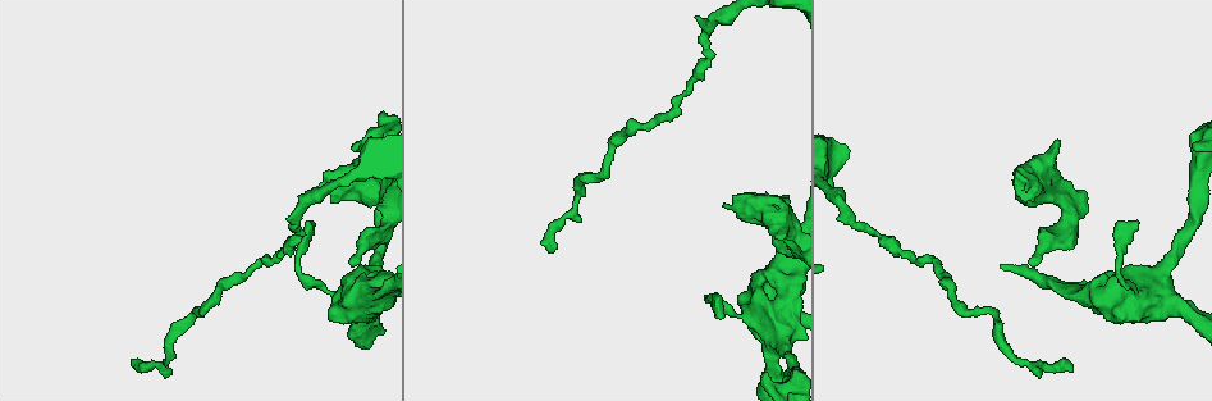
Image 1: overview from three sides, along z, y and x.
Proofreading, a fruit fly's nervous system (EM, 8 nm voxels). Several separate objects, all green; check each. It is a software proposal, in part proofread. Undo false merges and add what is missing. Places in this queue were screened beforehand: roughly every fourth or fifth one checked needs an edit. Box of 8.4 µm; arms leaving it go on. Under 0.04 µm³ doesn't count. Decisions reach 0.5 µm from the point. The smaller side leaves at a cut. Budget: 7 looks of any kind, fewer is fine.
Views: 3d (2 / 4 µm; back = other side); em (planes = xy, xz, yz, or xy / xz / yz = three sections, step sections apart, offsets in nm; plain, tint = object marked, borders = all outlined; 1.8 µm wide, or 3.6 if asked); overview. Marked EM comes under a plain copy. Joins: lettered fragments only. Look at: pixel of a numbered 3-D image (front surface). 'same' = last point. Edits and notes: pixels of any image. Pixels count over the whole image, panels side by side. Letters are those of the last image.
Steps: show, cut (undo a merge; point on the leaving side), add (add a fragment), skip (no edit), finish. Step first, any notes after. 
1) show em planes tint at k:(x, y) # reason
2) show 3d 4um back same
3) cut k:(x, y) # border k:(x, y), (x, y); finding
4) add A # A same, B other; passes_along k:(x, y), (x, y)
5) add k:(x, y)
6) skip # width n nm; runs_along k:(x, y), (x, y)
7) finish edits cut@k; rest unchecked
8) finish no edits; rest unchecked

show em 3.6um yz step 16 tint at 1:(774, 233) # branch stops here

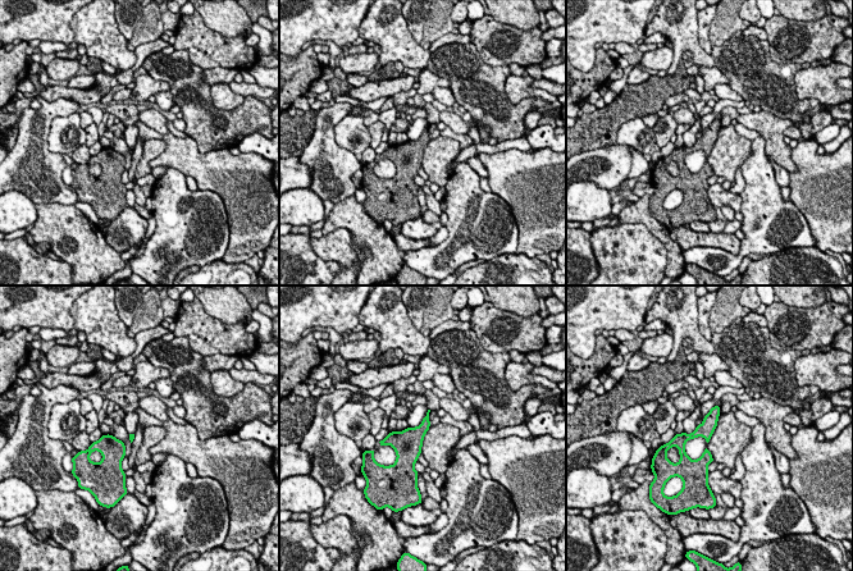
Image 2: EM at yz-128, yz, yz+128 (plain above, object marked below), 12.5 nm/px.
show em 3.6um planes tint same

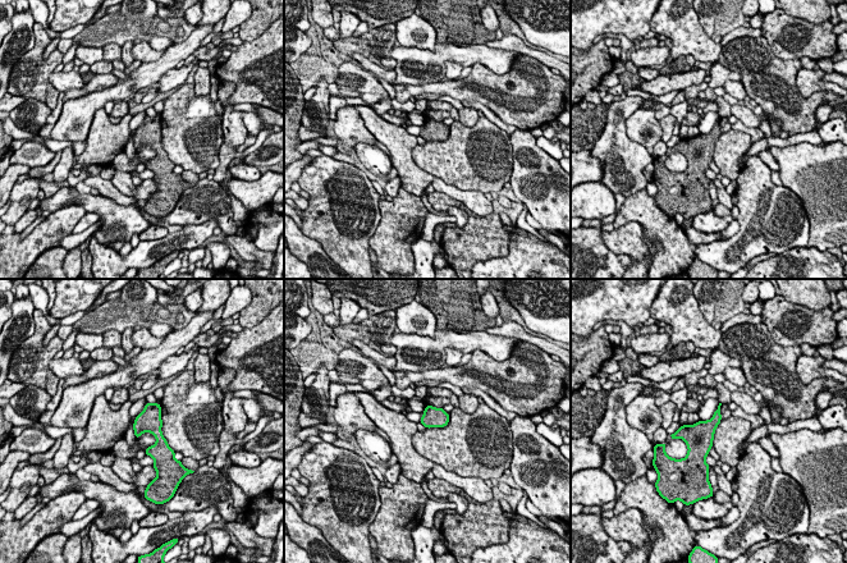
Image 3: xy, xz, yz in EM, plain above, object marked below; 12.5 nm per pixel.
show em 3.6um planes borders same

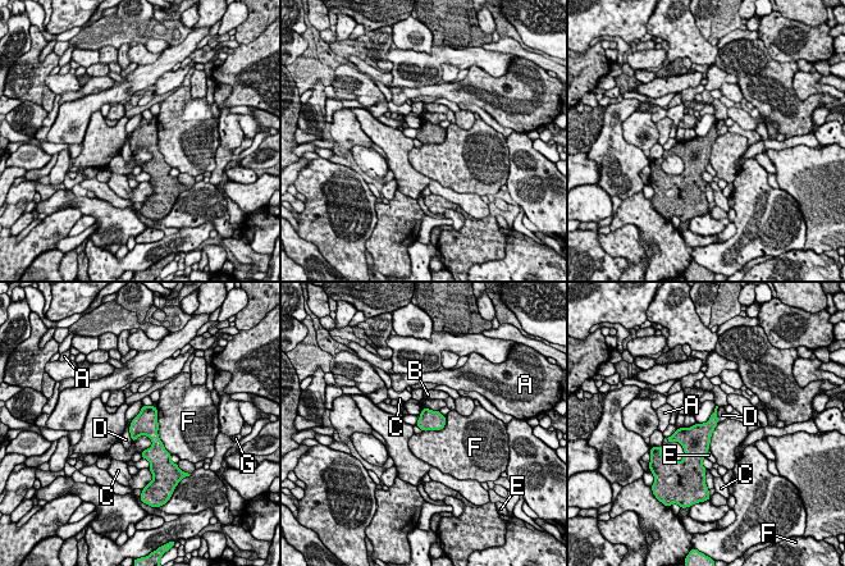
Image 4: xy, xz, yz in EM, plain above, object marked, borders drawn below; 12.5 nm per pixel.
skip # A other, B other, C other, D other, E other, F other, G other; border 4:(156, 407), (158, 437), (172, 453); none of them fits

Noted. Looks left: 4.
show em yz step 8 tint at 1:(349, 262) # an open end

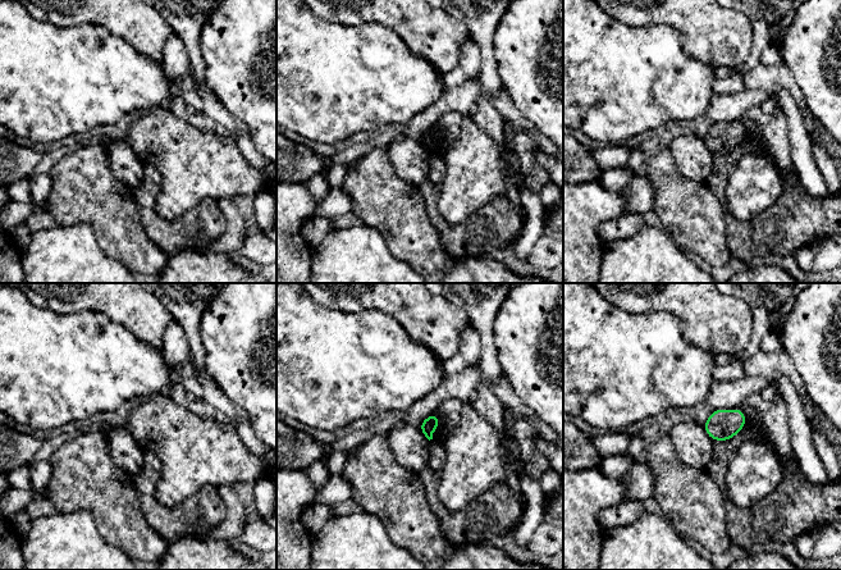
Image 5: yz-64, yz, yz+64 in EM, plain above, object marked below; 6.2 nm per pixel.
show em planes borders same # cut it another way

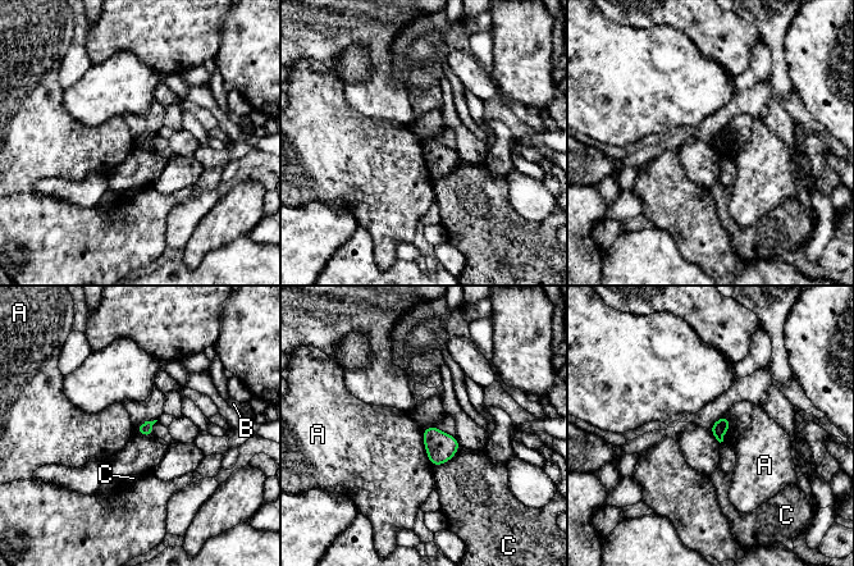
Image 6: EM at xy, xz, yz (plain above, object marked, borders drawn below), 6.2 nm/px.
skip # A other, B other, C other; border 6:(421, 429), (425, 453), (433, 466); none of them fits

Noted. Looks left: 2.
show em xy step 8 borders at 1:(1137, 224) # tapers out

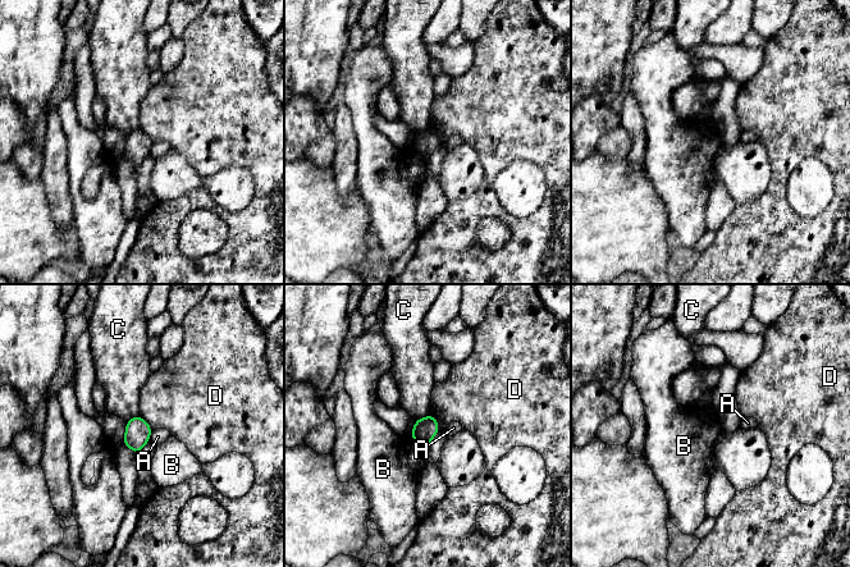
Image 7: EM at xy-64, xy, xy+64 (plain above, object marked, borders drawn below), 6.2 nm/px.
show em planes borders same # another direction

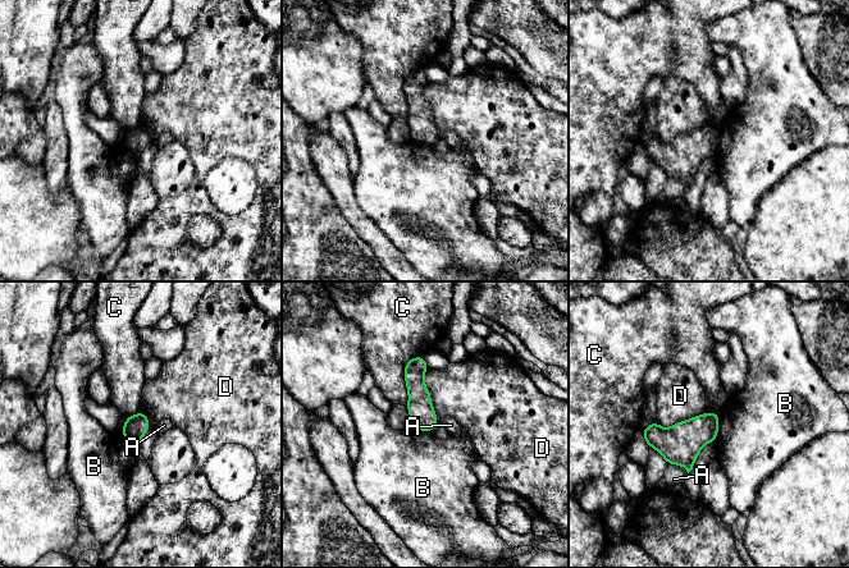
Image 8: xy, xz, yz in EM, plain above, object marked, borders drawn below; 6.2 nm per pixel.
skip # A other, B other, C other, D other; runs_along 8:(420, 358), (419, 407), (429, 427); no lettered fragment goes on from it

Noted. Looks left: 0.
finish no edits; rest unchecked

